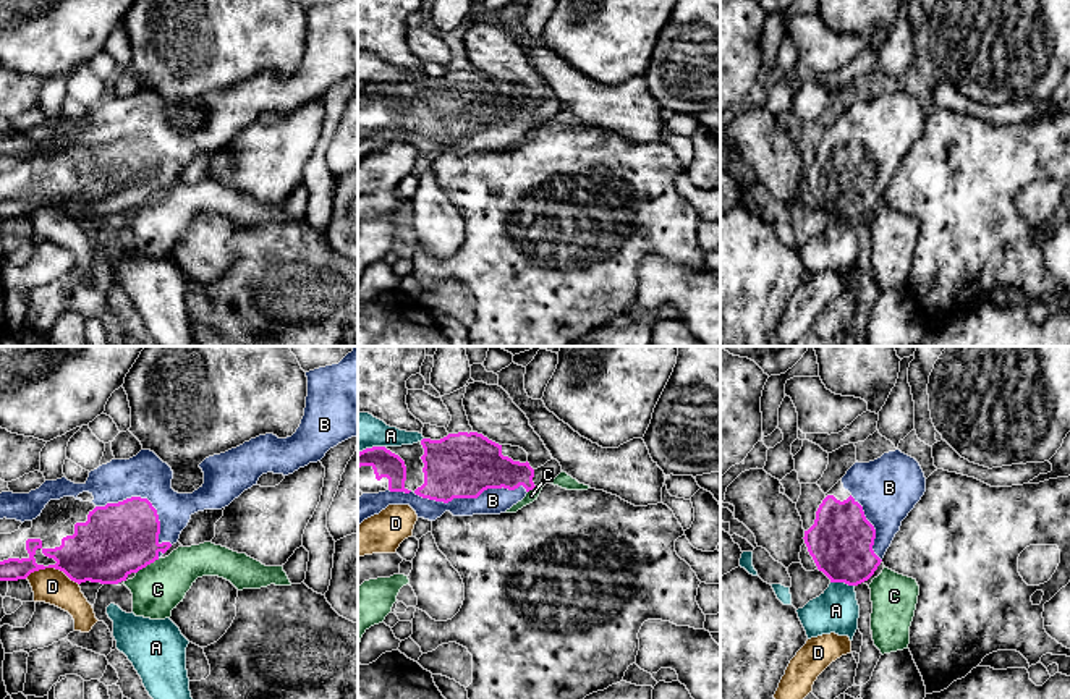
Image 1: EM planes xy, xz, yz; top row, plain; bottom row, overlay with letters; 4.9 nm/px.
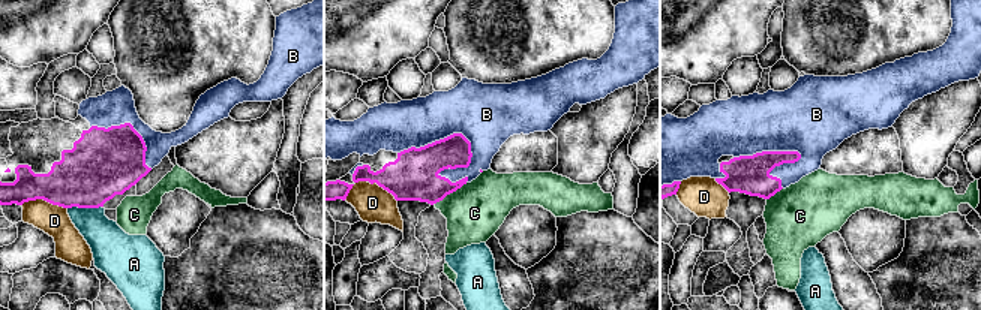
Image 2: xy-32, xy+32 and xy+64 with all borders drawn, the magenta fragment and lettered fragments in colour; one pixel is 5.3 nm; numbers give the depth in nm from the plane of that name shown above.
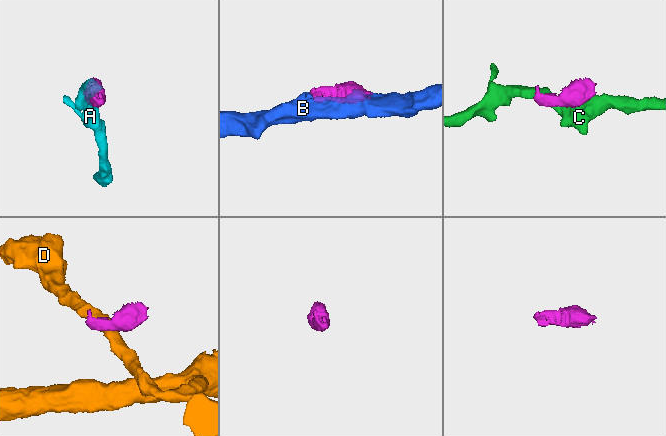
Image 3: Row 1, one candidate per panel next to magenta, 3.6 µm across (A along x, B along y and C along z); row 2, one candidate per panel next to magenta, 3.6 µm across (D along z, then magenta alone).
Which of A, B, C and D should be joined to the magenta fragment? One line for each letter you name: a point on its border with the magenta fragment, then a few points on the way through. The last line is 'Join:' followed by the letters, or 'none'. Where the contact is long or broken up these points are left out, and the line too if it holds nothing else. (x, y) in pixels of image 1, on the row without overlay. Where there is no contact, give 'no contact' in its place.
B: contact xz (470, 135)
Join: B

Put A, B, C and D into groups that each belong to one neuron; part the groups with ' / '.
A / B / C / D

